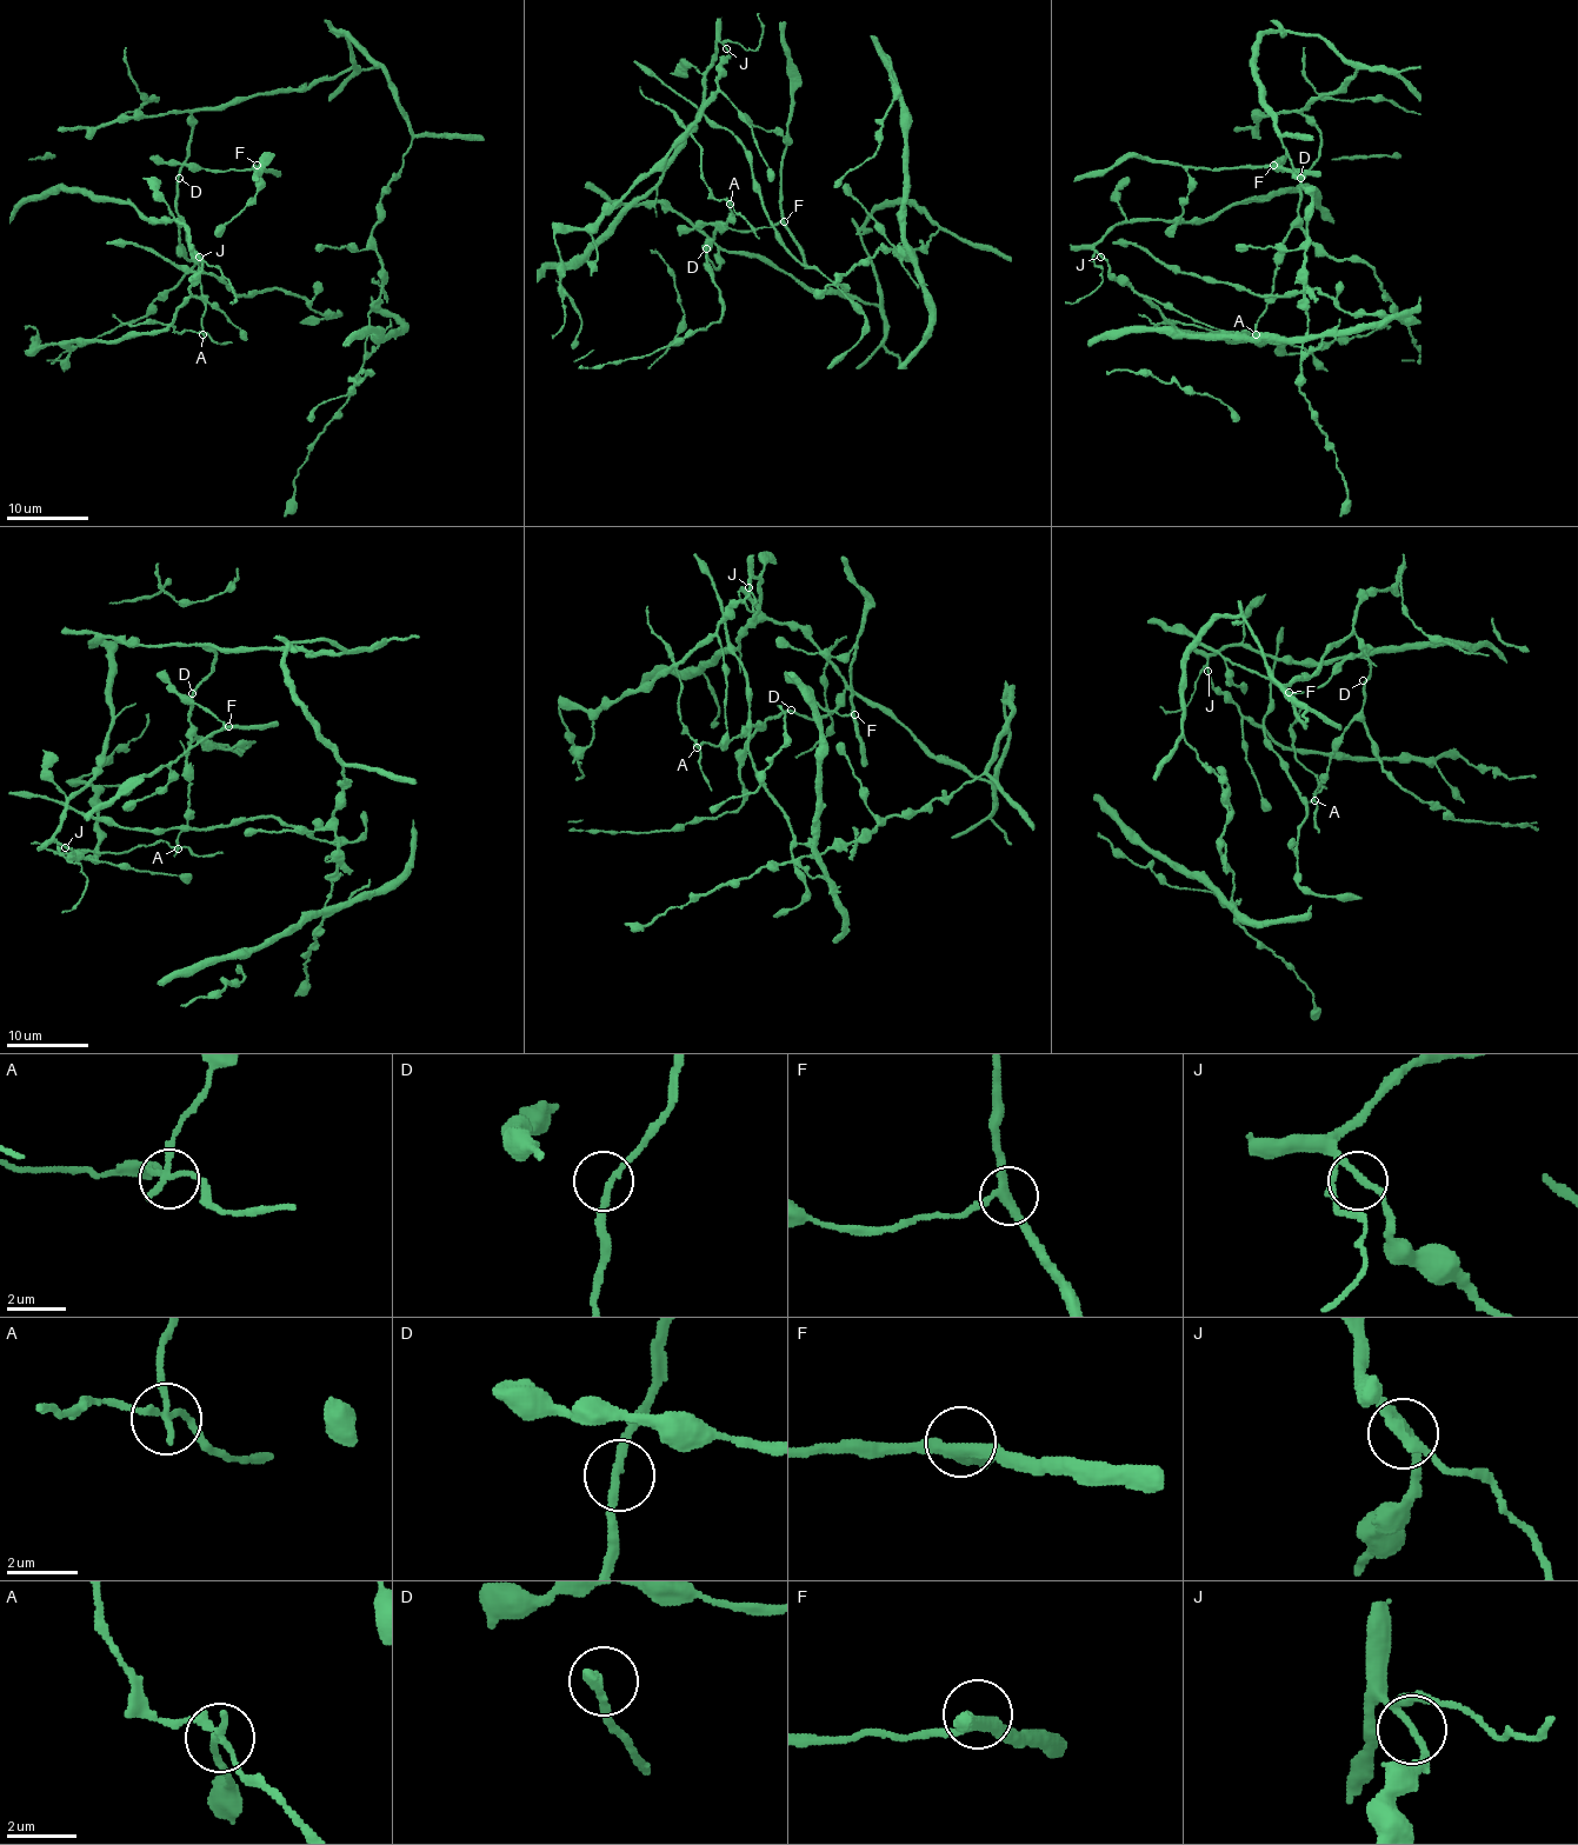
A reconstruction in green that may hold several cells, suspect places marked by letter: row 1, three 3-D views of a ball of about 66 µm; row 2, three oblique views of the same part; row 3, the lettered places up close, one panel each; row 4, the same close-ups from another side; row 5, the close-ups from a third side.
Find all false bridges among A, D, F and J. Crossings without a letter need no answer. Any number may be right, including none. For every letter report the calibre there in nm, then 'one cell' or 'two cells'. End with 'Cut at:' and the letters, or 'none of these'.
A: 190 nm | two cells
D: 200 nm | one cell
F: 300 nm | one cell
J: 150 nm | one cell
Cut at: A

